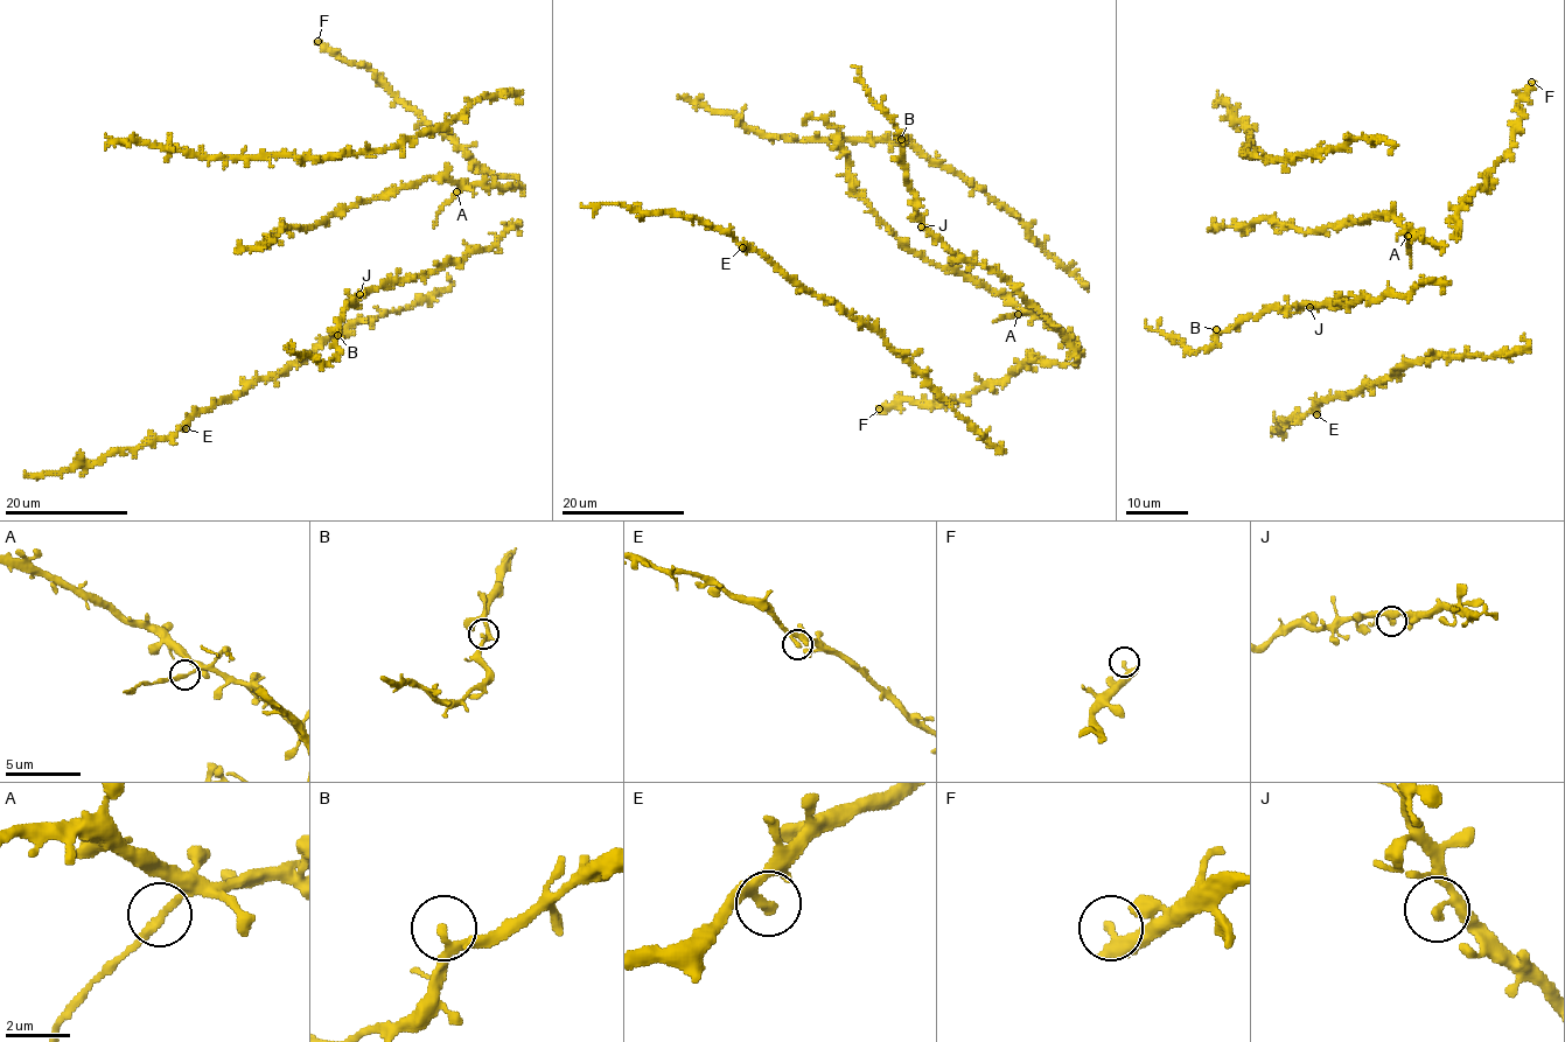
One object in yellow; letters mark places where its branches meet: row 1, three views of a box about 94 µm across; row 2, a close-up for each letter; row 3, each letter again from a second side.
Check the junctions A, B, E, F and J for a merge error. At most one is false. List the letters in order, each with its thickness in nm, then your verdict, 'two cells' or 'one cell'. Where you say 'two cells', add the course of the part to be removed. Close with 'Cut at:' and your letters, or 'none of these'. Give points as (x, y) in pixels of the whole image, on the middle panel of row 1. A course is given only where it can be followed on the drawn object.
A: 240 nm thick; two cells; foreign part runs (1019, 314), (992, 321)
B: 200 nm thick; one cell
E: 240 nm thick; one cell
F: 190 nm thick; one cell
J: 200 nm thick; one cell
Cut at: A

